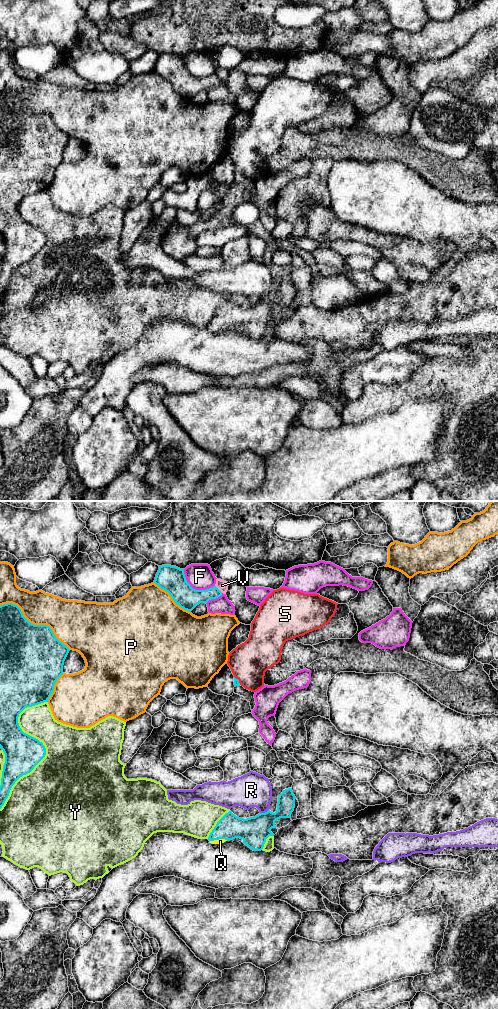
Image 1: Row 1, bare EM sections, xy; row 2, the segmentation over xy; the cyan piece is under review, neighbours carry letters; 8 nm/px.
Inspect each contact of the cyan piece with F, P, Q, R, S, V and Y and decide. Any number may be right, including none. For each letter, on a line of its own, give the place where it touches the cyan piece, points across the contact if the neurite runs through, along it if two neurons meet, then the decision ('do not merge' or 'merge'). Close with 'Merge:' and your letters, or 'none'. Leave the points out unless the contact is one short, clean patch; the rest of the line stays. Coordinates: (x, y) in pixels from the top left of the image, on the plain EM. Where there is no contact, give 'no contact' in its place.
F: contact xy (194, 77); do not merge
P: contact xy (35, 113); do not merge
Q: contact xy (218, 327); way xy (229, 315), (218, 327), (220, 329); merge
R: contact xy (265, 300); do not merge
S: contact xy (238, 168); border xy (234, 164), (240, 172); do not merge
V: contact xy (218, 77); border xy (215, 73), (222, 80); do not merge
Y: contact xy (44, 234); do not merge
Merge: Q

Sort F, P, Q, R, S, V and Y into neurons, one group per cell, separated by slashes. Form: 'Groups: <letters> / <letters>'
Groups: F / P / Q / R / S / V / Y

